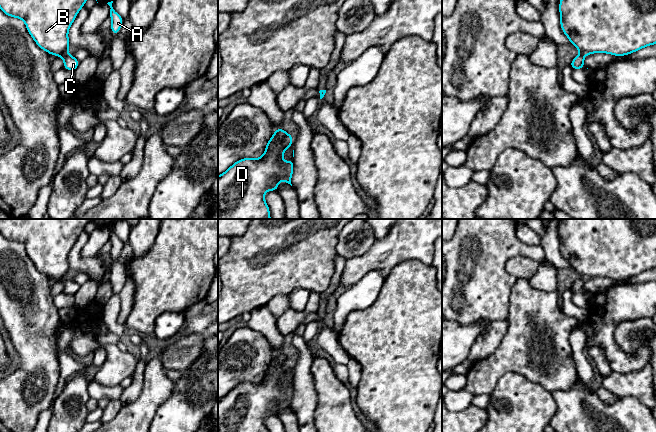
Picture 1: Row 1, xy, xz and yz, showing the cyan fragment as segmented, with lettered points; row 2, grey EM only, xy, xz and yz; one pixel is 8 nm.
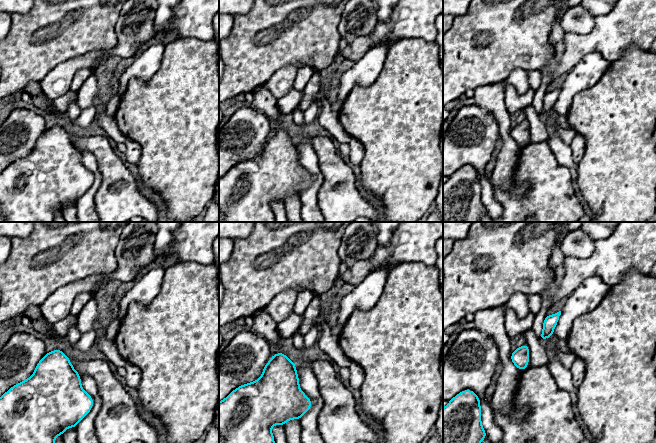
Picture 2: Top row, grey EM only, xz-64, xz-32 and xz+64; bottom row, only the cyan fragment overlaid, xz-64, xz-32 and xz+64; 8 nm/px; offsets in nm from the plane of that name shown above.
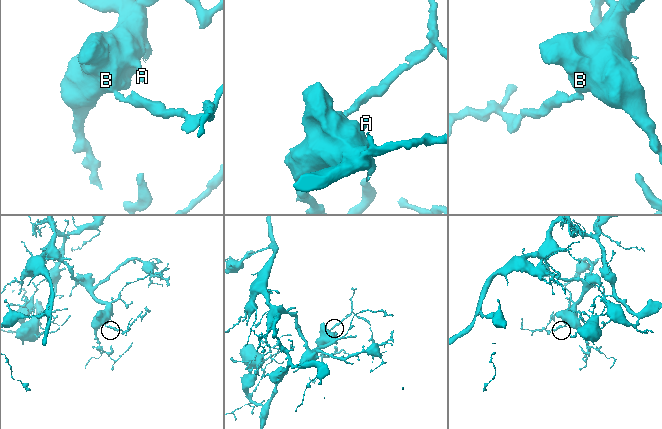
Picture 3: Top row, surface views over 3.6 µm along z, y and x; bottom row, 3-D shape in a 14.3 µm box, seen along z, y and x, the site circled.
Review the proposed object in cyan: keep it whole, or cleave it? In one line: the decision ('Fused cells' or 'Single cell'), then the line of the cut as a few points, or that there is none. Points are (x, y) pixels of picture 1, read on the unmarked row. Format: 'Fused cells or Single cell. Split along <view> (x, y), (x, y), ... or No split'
Fused cells. Split along xy (65, 276), (61, 279)

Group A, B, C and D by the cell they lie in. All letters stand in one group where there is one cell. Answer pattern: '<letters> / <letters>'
A B D / C

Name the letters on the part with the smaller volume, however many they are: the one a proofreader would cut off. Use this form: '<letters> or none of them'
C

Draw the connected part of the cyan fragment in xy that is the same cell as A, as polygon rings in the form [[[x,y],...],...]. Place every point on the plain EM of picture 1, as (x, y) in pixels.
[[[113,225],[107,227],[111,232],[109,240],[112,244],[112,249],[110,253],[112,258],[116,260],[119,257],[121,250],[123,248],[123,242],[113,233],[112,227]]]

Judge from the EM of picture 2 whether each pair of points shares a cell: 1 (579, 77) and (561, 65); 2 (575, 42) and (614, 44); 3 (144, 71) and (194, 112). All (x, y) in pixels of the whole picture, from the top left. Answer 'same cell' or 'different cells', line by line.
1: different cells
2: same cell
3: different cells

